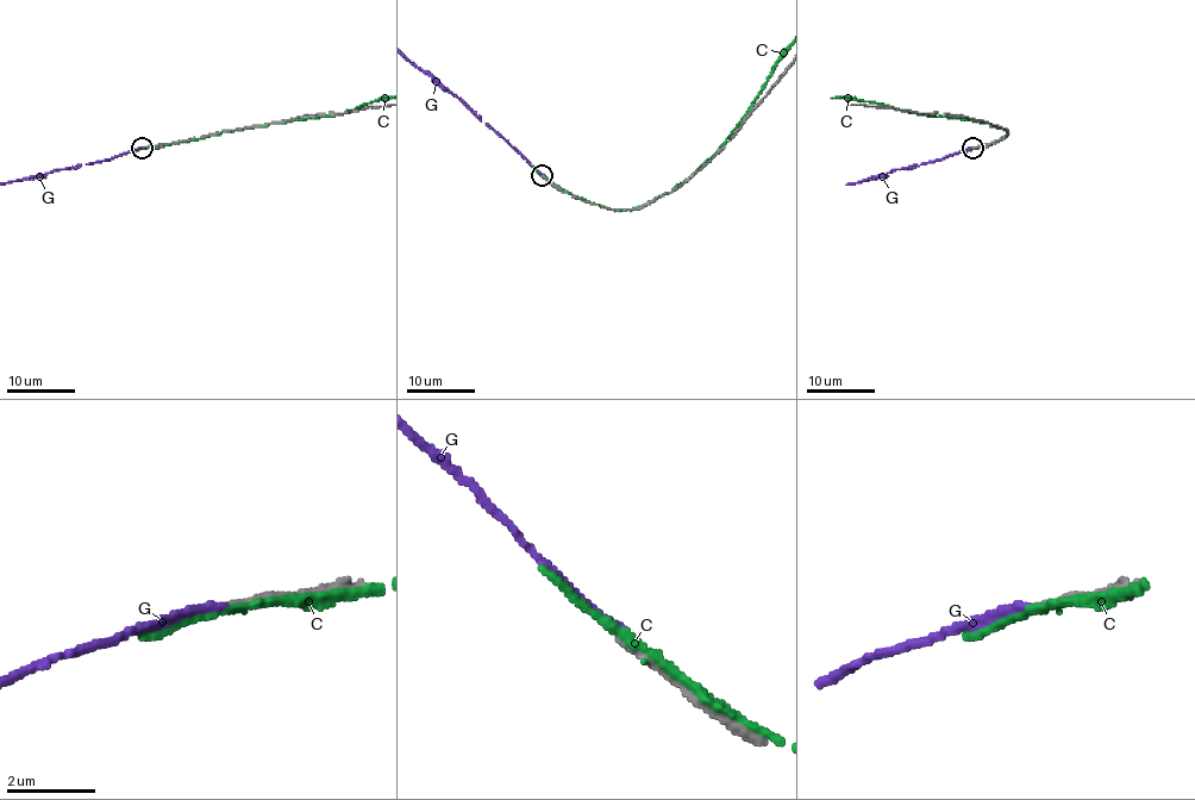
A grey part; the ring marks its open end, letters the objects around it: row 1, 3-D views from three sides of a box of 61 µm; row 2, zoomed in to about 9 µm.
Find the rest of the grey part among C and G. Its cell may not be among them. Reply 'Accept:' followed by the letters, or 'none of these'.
Accept: none of these

